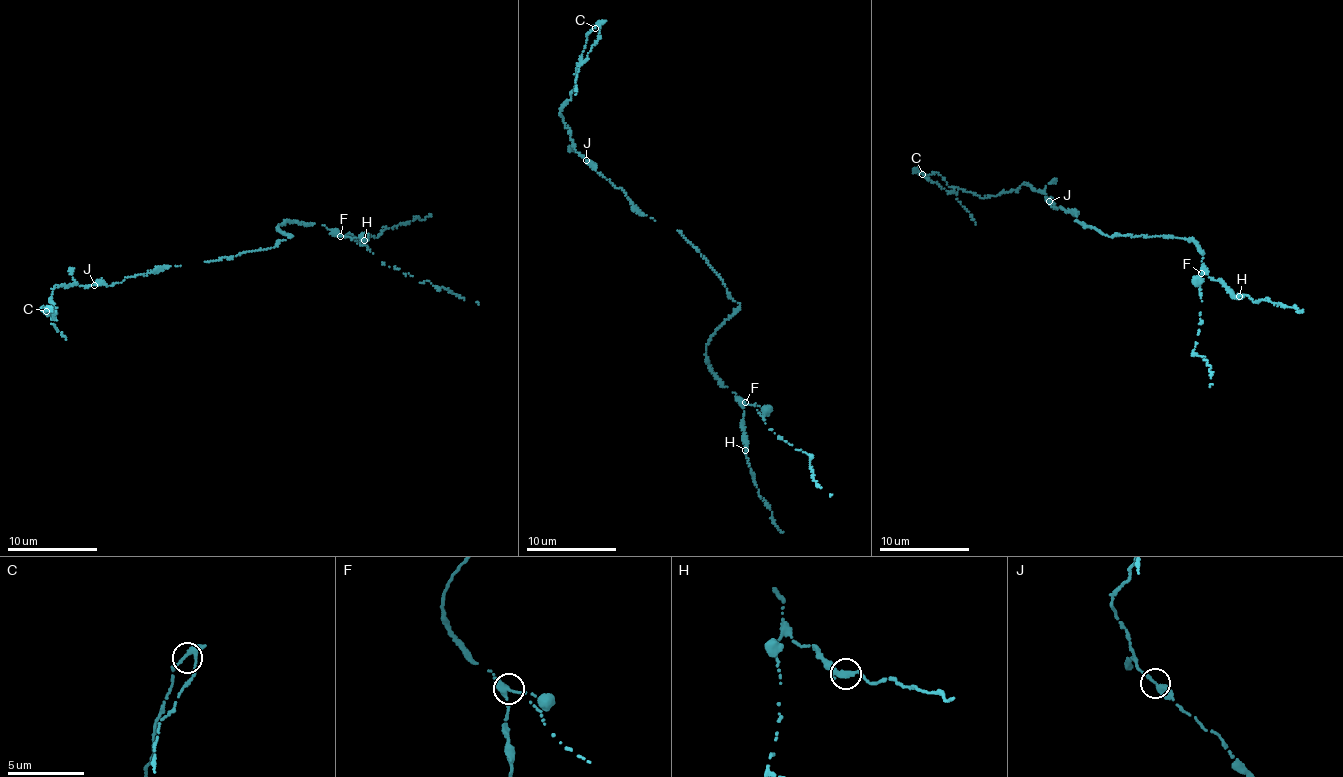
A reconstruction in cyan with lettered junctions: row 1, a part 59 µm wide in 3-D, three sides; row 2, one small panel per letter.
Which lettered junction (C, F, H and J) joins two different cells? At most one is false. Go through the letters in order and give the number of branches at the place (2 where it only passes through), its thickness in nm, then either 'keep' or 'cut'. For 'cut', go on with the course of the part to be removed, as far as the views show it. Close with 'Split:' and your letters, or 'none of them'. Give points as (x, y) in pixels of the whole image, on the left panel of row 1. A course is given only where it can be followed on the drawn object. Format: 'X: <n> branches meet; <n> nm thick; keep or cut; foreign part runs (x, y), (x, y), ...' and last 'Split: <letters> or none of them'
C: 3 branches meet; 260 nm thick; keep
F: 3 branches meet; 300 nm thick; cut; foreign part runs (341, 236), (359, 237), (364, 241), (360, 243), (384, 265), (399, 268), (420, 282), (429, 281), (478, 304)
H: 2 branches meet; 320 nm thick; keep
J: 2 branches meet; 320 nm thick; keep
Split: F

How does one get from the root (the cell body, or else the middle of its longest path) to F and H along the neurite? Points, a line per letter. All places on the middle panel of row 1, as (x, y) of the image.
F: (720, 279), (727, 293), (740, 307), (711, 337), (706, 346), (706, 363), (725, 386), (745, 402)
H: (720, 279), (727, 293), (740, 307), (711, 337), (706, 346), (706, 363), (739, 399), (744, 411), (745, 450)

